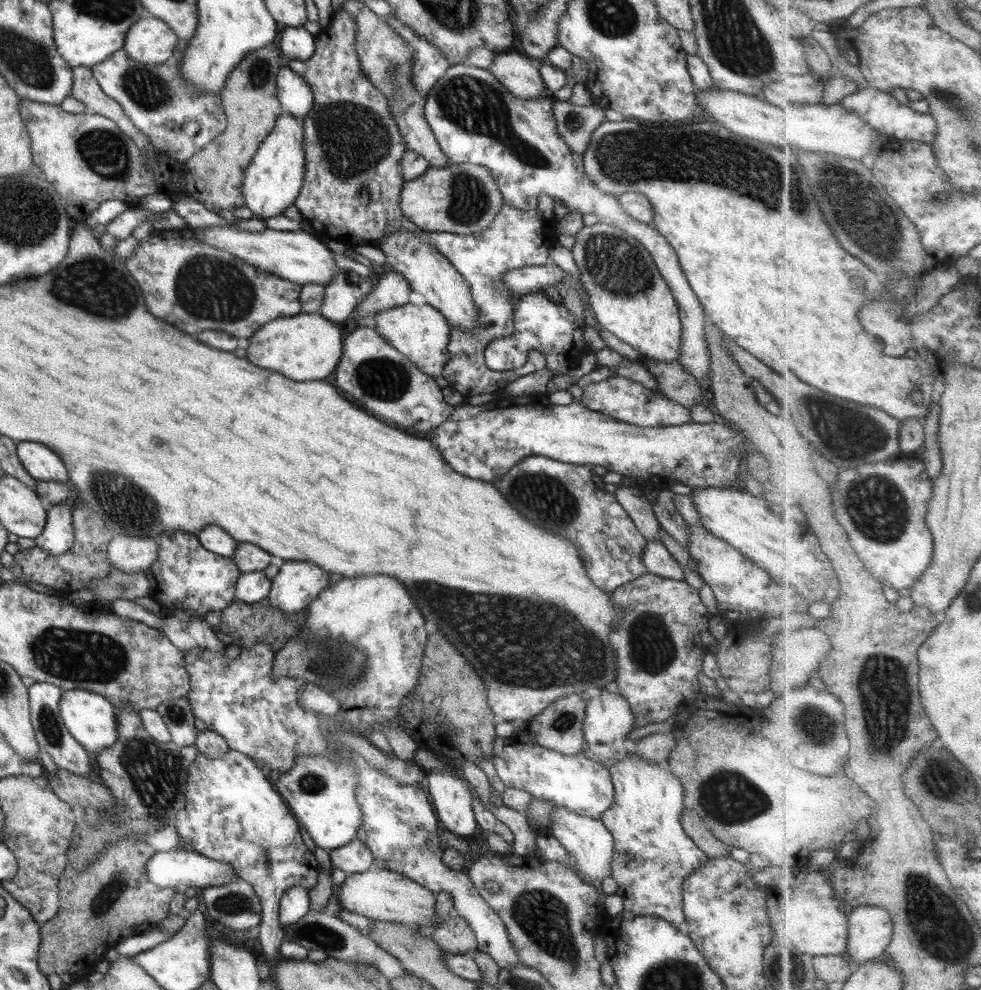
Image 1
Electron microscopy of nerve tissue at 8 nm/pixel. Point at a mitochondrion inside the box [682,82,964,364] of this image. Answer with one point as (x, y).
(854, 204)

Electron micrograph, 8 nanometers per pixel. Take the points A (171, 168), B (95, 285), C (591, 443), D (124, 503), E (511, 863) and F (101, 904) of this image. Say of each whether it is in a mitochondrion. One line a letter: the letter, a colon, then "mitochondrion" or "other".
A: other
B: mitochondrion
C: other
D: mitochondrion
E: other
F: mitochondrion

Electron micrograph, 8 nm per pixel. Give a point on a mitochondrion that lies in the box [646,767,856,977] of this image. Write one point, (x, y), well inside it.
(731, 799)

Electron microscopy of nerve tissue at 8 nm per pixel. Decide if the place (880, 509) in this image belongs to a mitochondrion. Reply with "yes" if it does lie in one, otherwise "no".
yes

